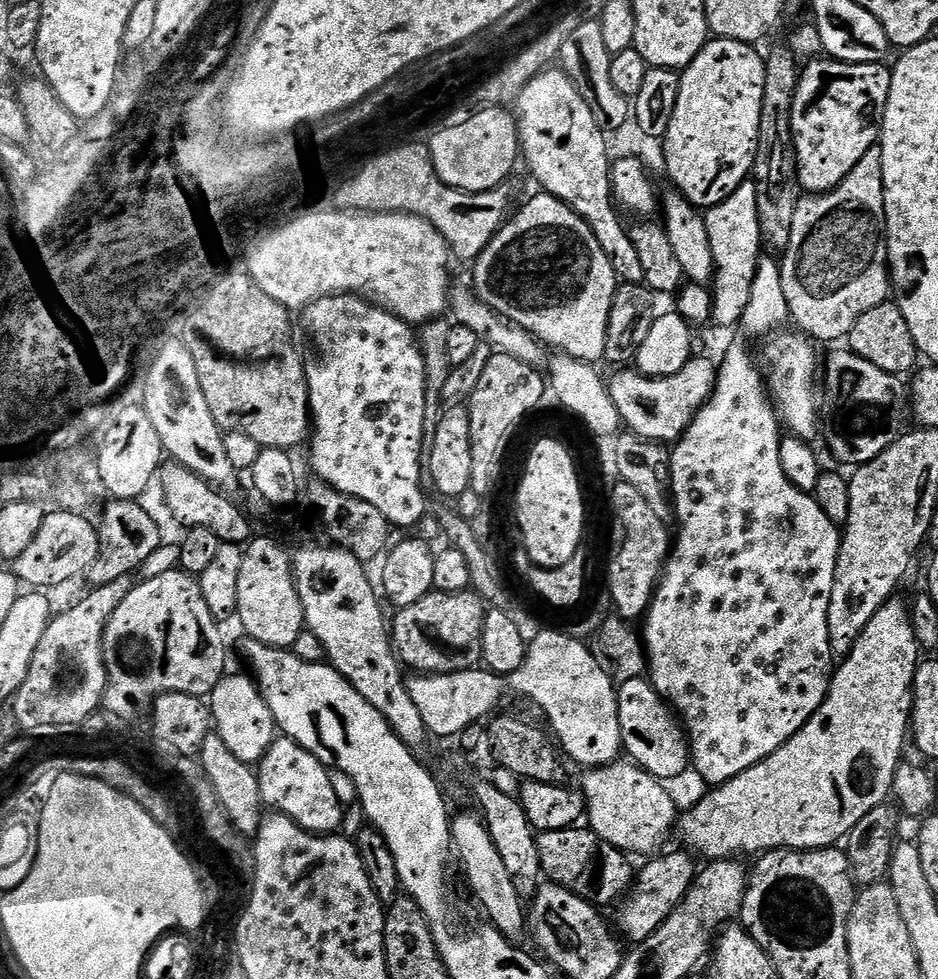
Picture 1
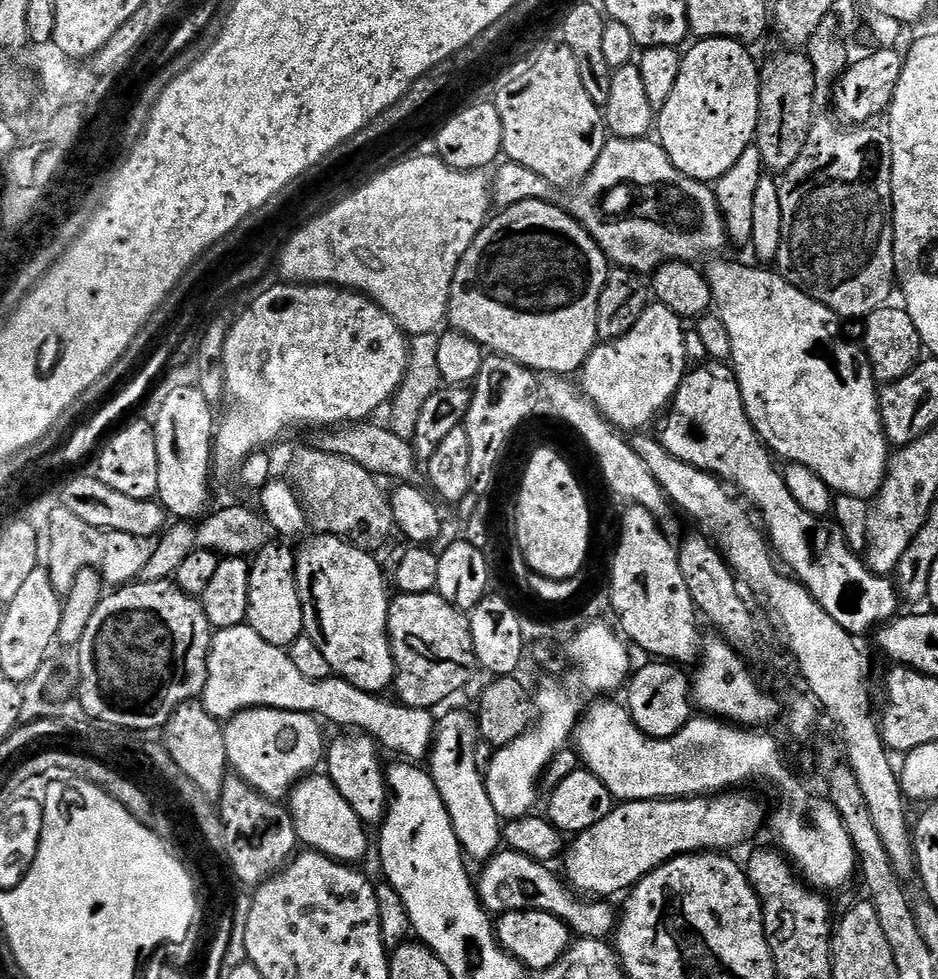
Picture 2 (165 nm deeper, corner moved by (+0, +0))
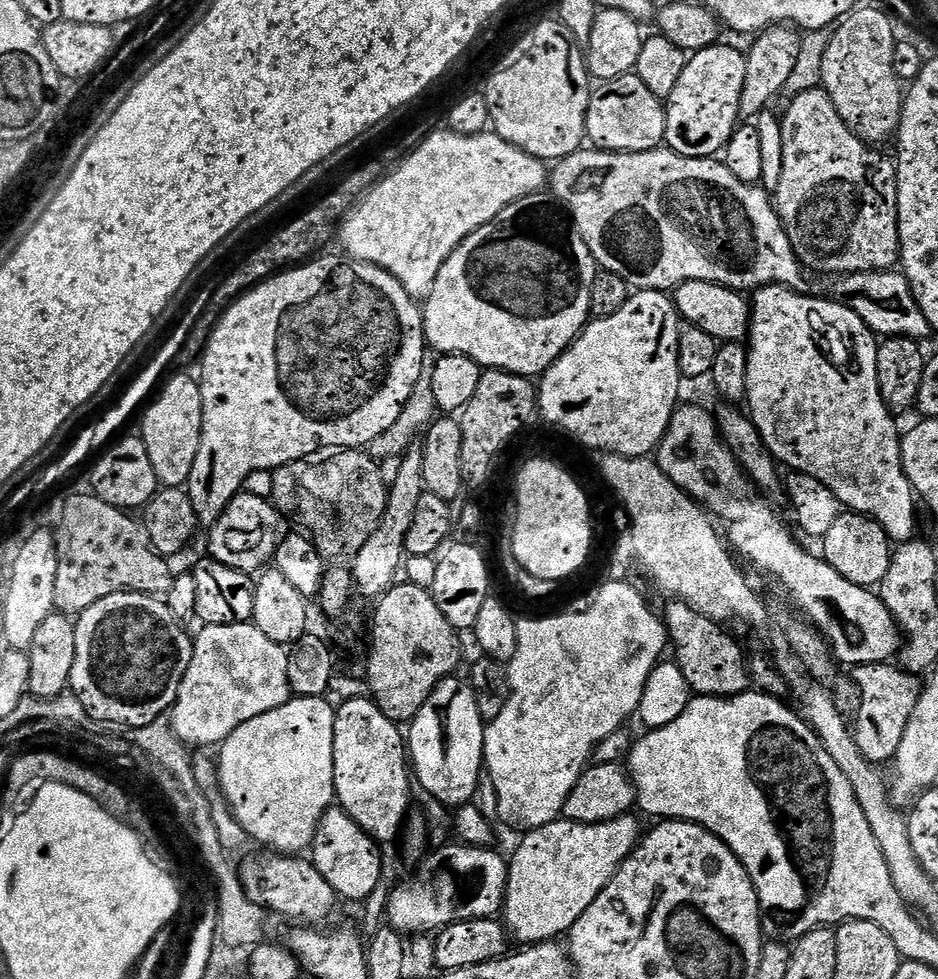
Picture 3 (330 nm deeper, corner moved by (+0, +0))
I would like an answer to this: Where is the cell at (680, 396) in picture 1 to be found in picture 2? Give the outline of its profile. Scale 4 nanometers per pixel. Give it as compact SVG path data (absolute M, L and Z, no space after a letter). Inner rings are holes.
M705 362L693 367L678 386L659 424L658 439L667 452L719 478L760 511L767 543L779 563L789 568L785 569L800 581L814 602L818 602L842 630L863 638L877 627L876 620L887 622L897 615L896 607L902 600L893 581L887 576L877 576L852 551L836 523L829 523L829 528L820 528L821 517L810 514L810 510L802 510L802 506L790 498L790 490L786 490L786 482L773 453L760 439L746 414L736 373L727 363Z

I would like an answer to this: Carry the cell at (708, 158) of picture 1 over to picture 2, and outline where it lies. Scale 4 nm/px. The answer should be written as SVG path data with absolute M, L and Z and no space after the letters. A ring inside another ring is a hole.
M703 38L682 56L682 70L666 106L658 109L658 142L682 174L714 182L755 141L760 109L760 68L739 40Z

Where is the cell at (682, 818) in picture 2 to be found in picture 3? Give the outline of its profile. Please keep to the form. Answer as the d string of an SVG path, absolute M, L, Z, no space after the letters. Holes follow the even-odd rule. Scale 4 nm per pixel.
M619 816L601 824L576 824L561 818L523 833L524 841L508 860L508 885L502 909L502 923L511 939L520 943L517 945L555 941L586 914L586 906L602 894L620 863L642 839L642 827L634 817Z

